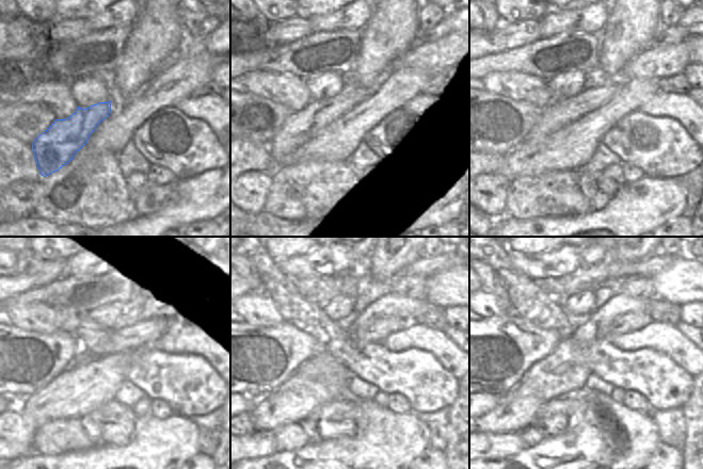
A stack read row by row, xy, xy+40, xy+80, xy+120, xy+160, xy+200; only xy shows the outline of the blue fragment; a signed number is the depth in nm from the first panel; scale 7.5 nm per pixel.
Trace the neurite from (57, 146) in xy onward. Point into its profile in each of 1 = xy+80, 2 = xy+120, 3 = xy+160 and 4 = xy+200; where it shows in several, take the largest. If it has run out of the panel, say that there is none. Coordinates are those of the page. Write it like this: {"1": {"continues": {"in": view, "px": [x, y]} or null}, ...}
{"1": {"continues": {"in": "xy+80", "px": [560, 113]}}, "2": {"continues": {"in": "xy+120", "px": [143, 332]}}, "3": {"continues": {"in": "xy+160", "px": [382, 327]}}, "4": {"continues": {"in": "xy+200", "px": [633, 321]}}}

